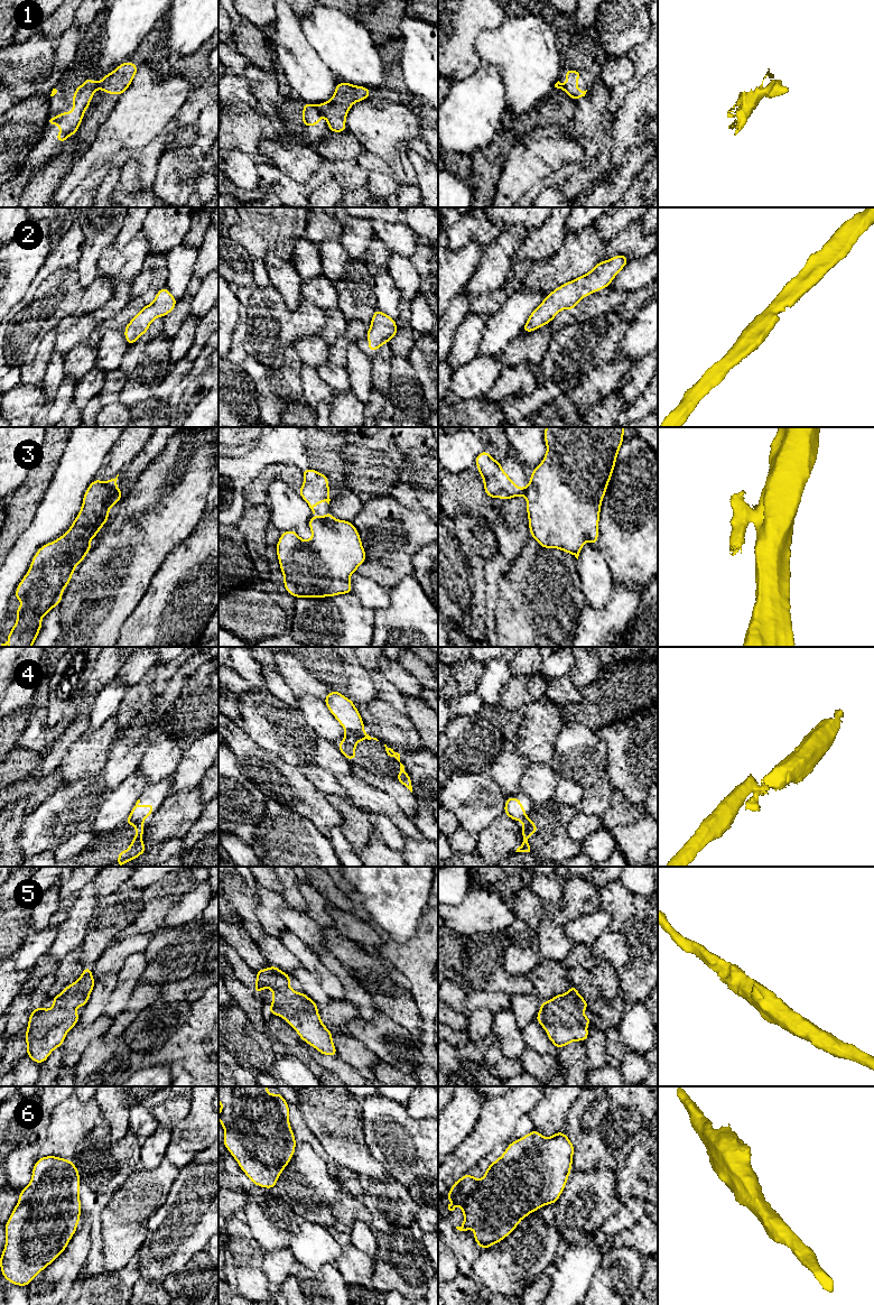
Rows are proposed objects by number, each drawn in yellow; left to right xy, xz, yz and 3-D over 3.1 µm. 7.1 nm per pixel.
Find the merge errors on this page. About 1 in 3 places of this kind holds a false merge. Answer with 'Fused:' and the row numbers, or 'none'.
Fused: 1, 3, 4

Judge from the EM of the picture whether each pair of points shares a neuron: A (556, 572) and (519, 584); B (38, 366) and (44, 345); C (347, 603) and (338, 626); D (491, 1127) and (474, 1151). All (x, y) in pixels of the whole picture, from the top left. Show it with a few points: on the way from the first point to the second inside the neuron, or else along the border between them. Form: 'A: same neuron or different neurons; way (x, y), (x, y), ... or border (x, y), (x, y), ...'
A: same neuron; way (547, 579), (541, 584), (528, 584)
B: same neuron; way (39, 361), (44, 350)
C: same neuron; way (346, 609), (343, 620)
D: same neuron; way (489, 1132), (480, 1146)

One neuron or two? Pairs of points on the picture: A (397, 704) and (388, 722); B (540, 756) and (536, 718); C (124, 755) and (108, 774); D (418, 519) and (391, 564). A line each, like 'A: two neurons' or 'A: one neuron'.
A: two neurons
B: one neuron
C: one neuron
D: one neuron

